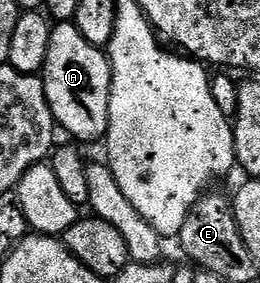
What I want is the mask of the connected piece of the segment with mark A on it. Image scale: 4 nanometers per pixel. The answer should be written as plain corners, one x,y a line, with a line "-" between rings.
59,22
51,29
46,63
40,71
48,104
54,113
55,123
62,126
74,138
82,142
105,139
106,129
110,127
110,60
99,47
88,44
84,36
74,27
73,22

